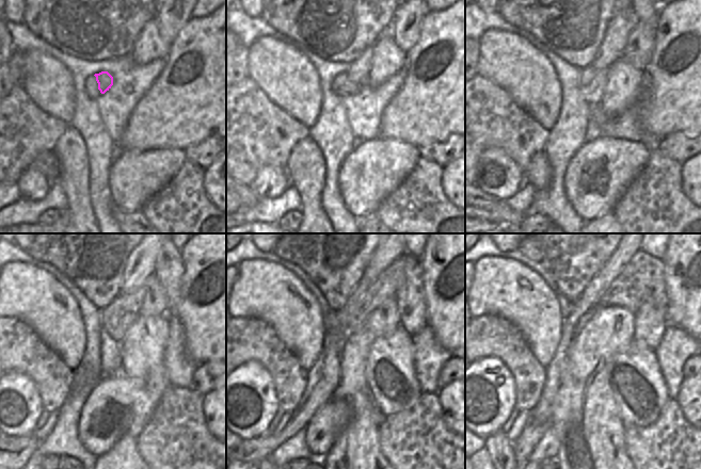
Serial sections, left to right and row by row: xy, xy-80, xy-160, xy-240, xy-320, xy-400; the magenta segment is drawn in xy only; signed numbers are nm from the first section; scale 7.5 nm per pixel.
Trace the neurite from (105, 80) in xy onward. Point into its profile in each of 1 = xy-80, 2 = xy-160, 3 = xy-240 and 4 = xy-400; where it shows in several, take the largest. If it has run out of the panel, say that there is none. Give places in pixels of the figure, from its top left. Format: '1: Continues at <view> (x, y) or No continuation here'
1: Continues at xy-80 (359, 70)
2: Continues at xy-160 (611, 48)
3: Continues at xy-240 (141, 264)
4: No continuation here.

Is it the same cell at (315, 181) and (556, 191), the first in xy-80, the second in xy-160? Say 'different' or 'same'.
different

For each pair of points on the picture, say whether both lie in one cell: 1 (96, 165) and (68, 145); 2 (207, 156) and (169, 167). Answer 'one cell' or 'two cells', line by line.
1: two cells
2: two cells

